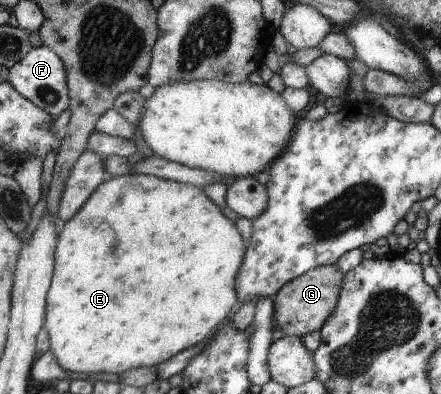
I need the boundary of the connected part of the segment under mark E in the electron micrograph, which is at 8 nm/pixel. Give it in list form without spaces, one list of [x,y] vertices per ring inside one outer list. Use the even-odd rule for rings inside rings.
[[[127,174],[110,176],[86,200],[86,204],[68,222],[62,223],[55,248],[55,265],[51,285],[46,298],[46,320],[44,328],[50,338],[49,350],[54,360],[66,370],[76,374],[122,374],[138,367],[154,367],[156,364],[172,359],[174,355],[208,339],[210,335],[230,316],[238,304],[237,274],[241,271],[246,248],[244,238],[238,228],[228,220],[202,190],[192,184],[174,182],[157,176]]]

